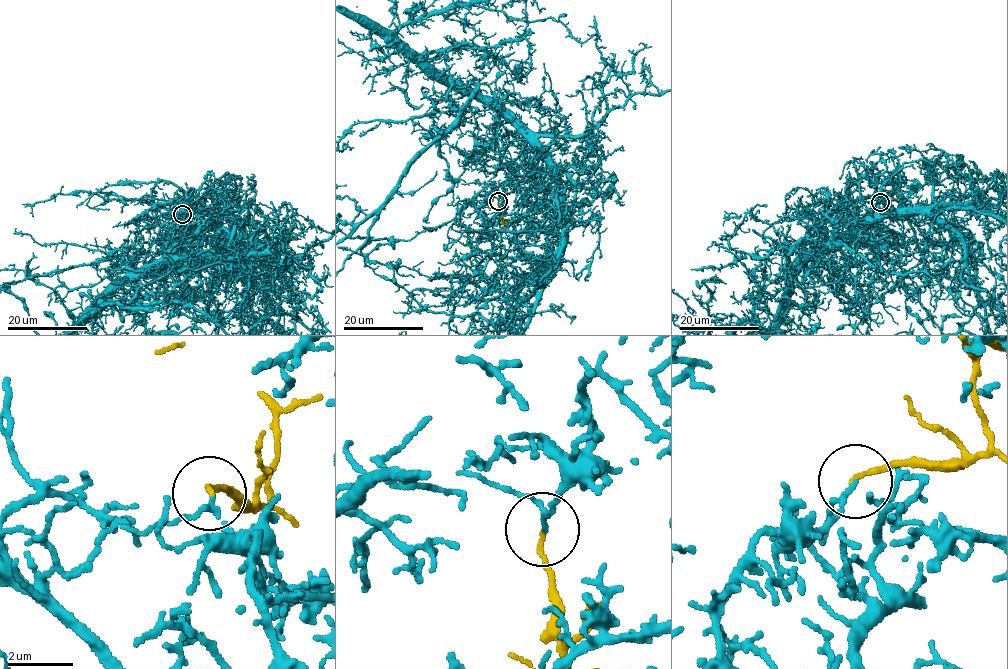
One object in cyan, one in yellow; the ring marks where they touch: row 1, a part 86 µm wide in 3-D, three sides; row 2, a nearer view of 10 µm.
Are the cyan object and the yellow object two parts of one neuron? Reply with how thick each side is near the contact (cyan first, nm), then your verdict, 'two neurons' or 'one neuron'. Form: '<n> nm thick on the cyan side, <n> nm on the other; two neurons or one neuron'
110 nm thick on the cyan side, 160 nm on the other; two neurons

